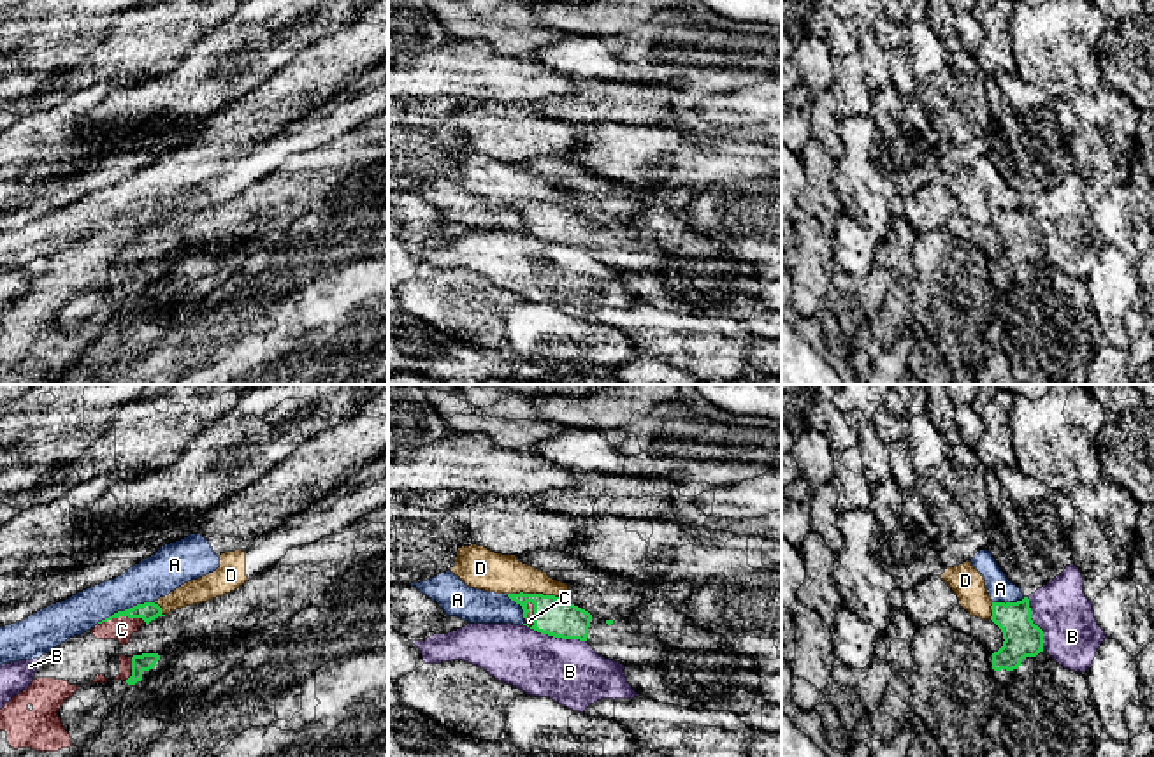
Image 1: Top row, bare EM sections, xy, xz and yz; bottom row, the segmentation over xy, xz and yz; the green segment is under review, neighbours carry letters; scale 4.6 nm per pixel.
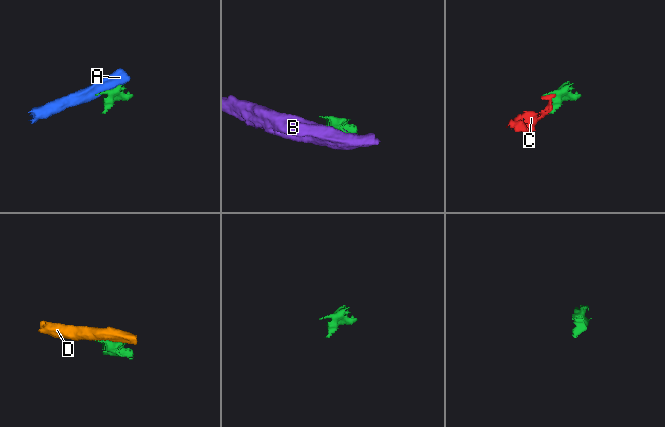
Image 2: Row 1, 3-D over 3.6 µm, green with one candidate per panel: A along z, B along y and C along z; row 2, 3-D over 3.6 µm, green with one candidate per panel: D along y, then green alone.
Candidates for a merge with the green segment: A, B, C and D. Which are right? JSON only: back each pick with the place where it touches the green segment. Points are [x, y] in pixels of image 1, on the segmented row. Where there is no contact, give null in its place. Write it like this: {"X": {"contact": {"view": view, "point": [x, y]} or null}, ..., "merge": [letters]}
{"C": {"contact": {"view": "xy", "point": [122, 615]}}, "merge": ["C"]}

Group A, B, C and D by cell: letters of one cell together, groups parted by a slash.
A / B / C / D

